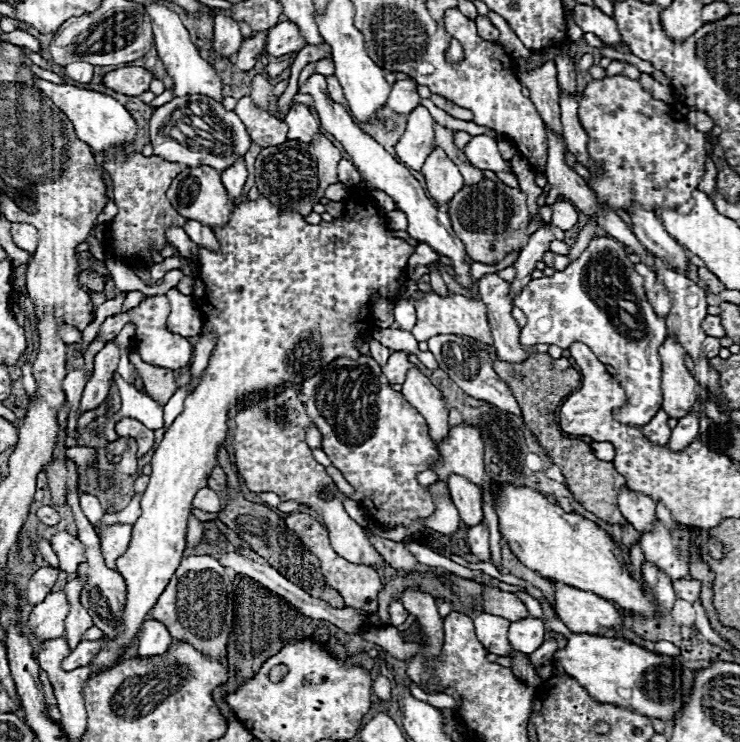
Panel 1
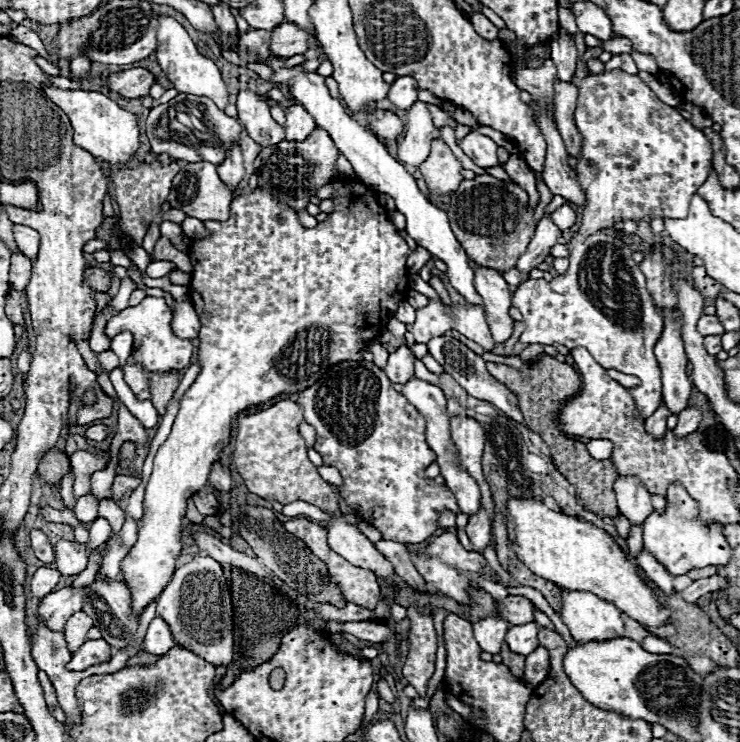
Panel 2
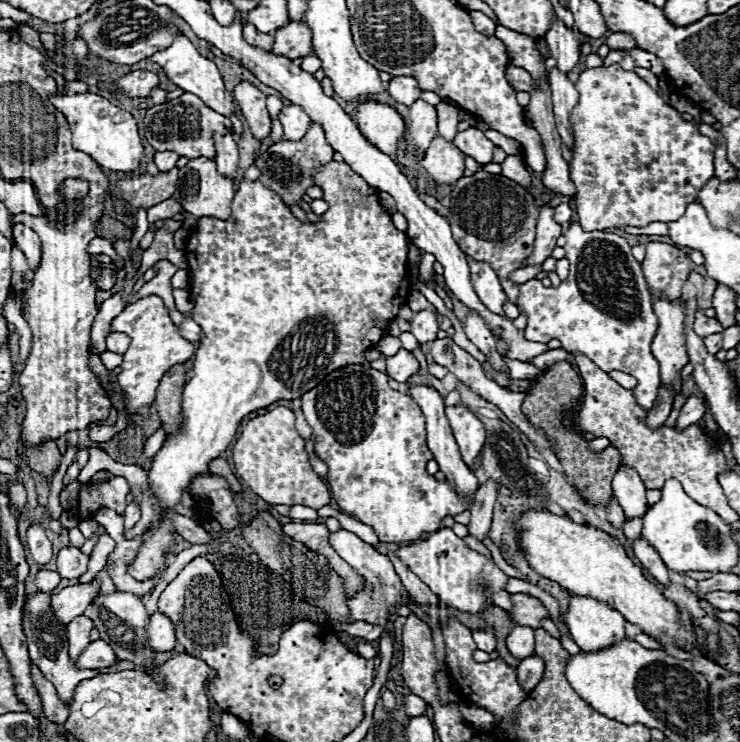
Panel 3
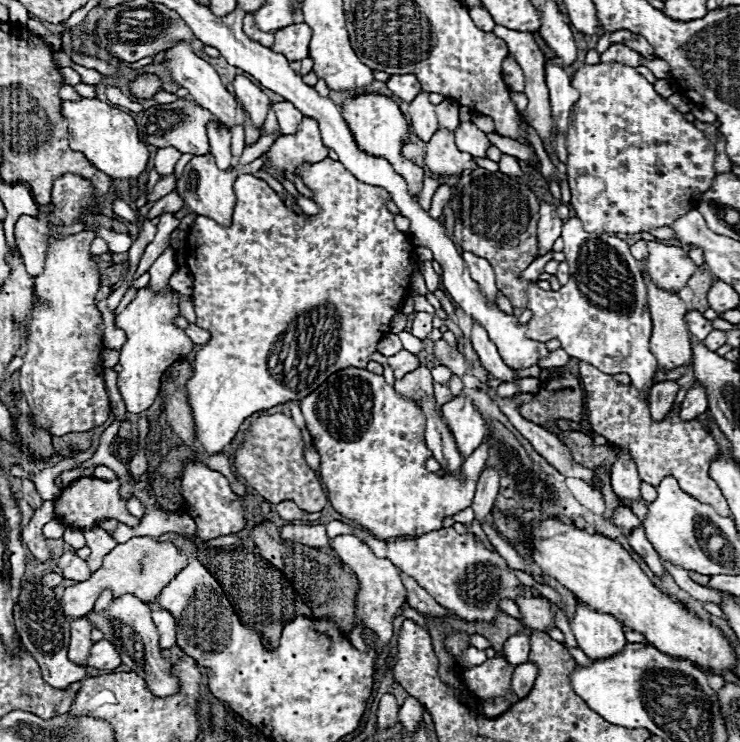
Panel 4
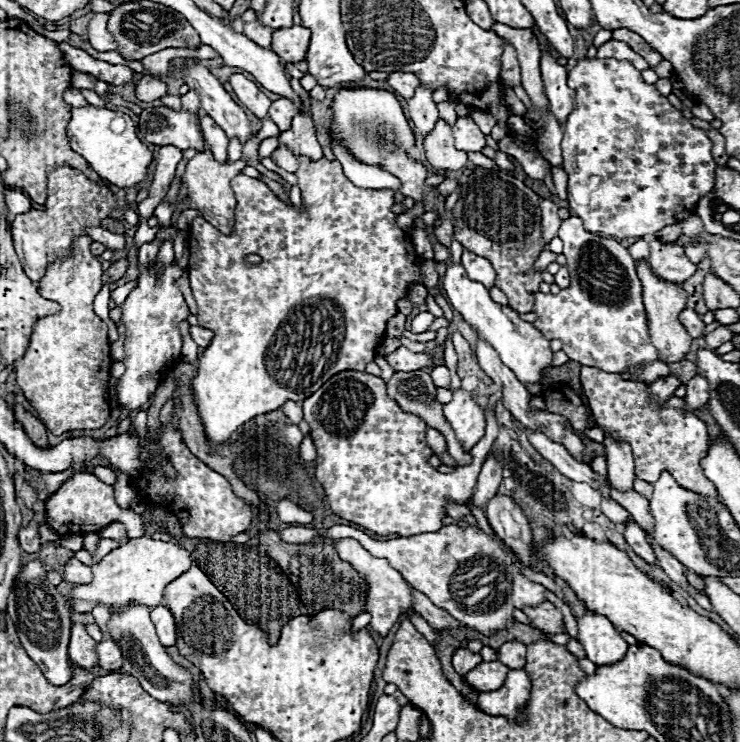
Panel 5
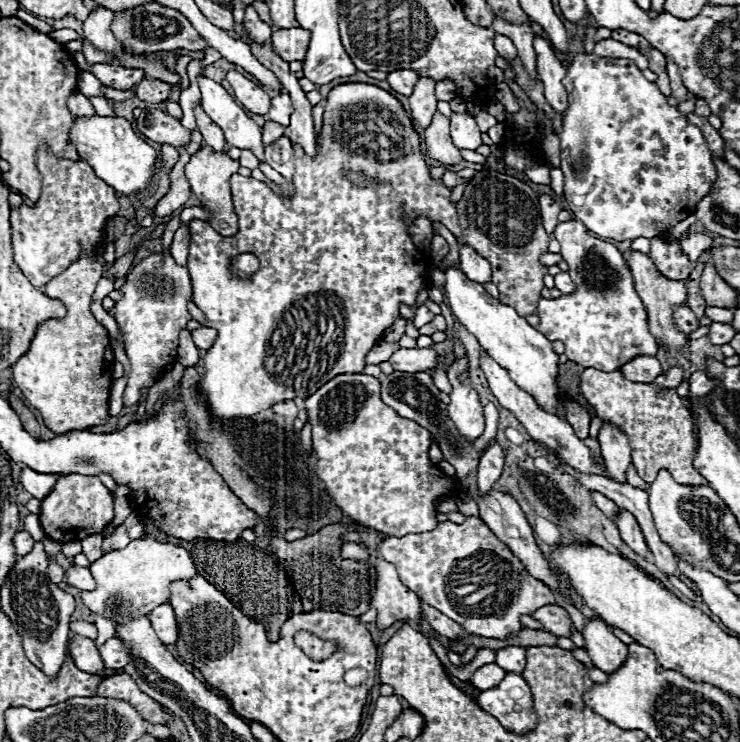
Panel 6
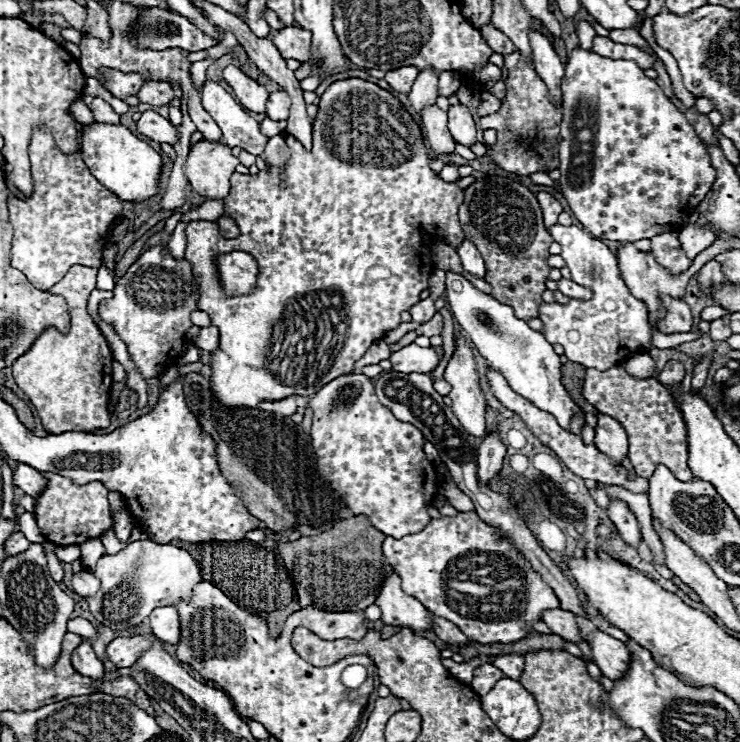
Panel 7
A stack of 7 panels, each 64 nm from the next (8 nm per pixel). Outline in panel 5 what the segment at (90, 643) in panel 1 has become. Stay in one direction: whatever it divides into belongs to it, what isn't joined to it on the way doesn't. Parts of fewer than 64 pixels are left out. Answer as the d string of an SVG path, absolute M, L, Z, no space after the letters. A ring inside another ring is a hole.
M110 638L98 642L96 660L98 660L98 668L104 668L104 670L118 670L124 664L124 656L120 654L120 648Z

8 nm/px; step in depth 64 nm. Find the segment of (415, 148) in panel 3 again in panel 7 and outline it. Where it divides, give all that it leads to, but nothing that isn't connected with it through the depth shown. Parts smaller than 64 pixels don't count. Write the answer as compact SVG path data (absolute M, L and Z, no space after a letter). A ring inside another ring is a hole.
M426 68L418 74L414 86L412 86L412 92L408 94L408 100L412 104L412 108L422 114L422 108L426 106L434 106L436 104L436 98L438 98L438 76Z

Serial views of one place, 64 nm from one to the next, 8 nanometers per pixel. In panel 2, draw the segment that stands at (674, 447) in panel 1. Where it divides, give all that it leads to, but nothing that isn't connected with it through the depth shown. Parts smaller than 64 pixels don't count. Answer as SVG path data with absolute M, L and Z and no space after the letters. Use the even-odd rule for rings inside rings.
M688 406L686 410L682 410L678 414L678 426L674 428L674 436L676 438L686 438L690 436L692 432L698 430L698 422L702 420L702 412L698 408L692 408Z

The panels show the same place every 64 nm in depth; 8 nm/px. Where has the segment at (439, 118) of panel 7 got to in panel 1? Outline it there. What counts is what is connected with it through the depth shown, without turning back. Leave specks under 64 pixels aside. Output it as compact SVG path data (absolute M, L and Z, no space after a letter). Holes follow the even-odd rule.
M434 150L426 158L422 174L426 178L426 188L430 196L442 206L448 204L454 198L454 192L458 192L458 188L464 186L458 166L442 150Z

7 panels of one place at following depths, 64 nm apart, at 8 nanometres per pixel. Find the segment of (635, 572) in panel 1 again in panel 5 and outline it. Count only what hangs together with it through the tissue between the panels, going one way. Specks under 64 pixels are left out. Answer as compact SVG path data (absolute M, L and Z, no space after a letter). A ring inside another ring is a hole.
M602 498L602 512L614 522L614 524L626 524L626 520L632 520L632 516L614 500Z

